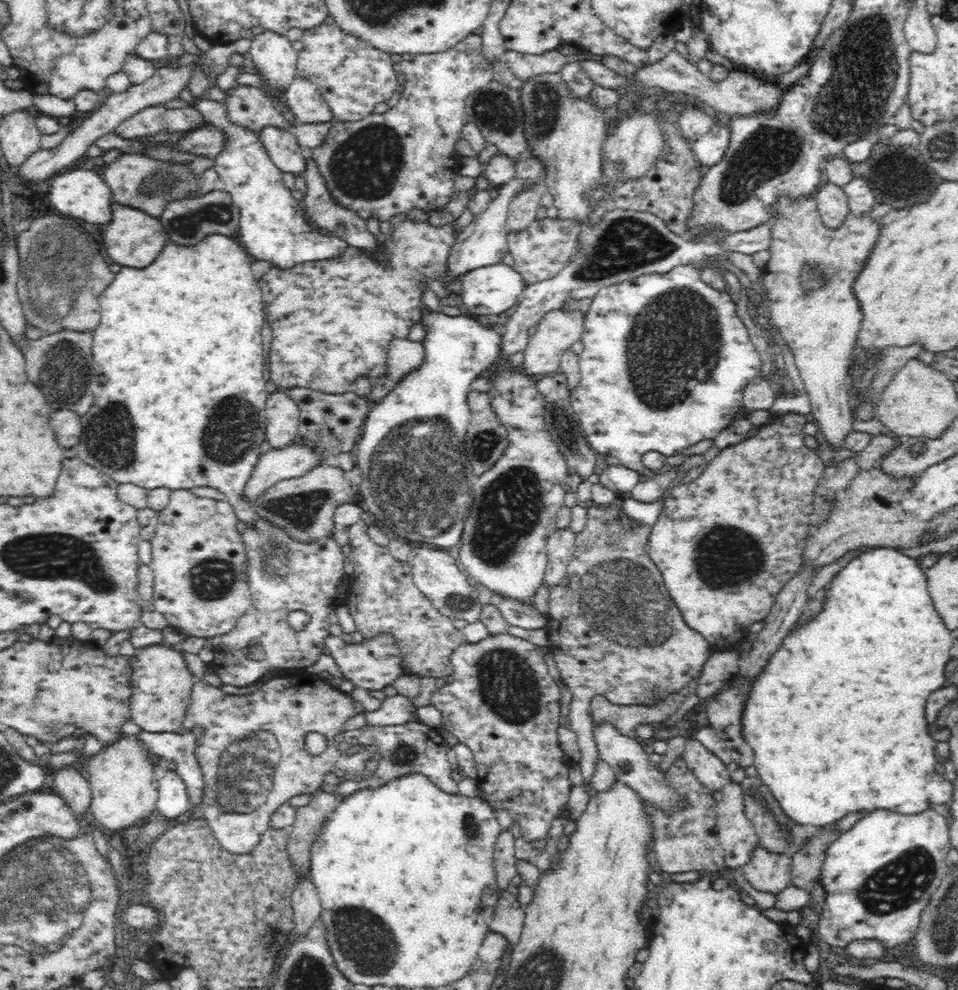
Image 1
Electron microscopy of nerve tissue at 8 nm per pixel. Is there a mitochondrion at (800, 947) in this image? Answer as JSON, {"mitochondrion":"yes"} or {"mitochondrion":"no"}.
{"mitochondrion":"no"}

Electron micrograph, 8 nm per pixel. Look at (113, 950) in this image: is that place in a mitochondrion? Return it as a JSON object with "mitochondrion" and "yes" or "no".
{"mitochondrion":"no"}

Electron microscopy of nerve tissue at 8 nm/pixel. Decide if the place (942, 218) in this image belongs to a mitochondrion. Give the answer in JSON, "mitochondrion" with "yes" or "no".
{"mitochondrion":"no"}

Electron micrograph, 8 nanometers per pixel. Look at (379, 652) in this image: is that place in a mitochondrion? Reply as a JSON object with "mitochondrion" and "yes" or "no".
{"mitochondrion":"no"}

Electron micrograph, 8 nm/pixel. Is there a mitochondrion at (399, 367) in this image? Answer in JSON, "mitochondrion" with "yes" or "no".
{"mitochondrion":"yes"}

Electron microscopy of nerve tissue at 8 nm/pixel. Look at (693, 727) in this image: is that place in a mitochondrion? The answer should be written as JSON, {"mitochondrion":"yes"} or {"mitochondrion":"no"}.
{"mitochondrion":"no"}

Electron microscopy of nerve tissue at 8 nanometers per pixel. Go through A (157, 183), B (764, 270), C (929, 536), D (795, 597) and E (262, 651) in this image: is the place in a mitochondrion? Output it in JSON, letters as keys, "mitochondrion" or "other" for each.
{"A":"mitochondrion","B":"other","C":"other","D":"other","E":"other"}

